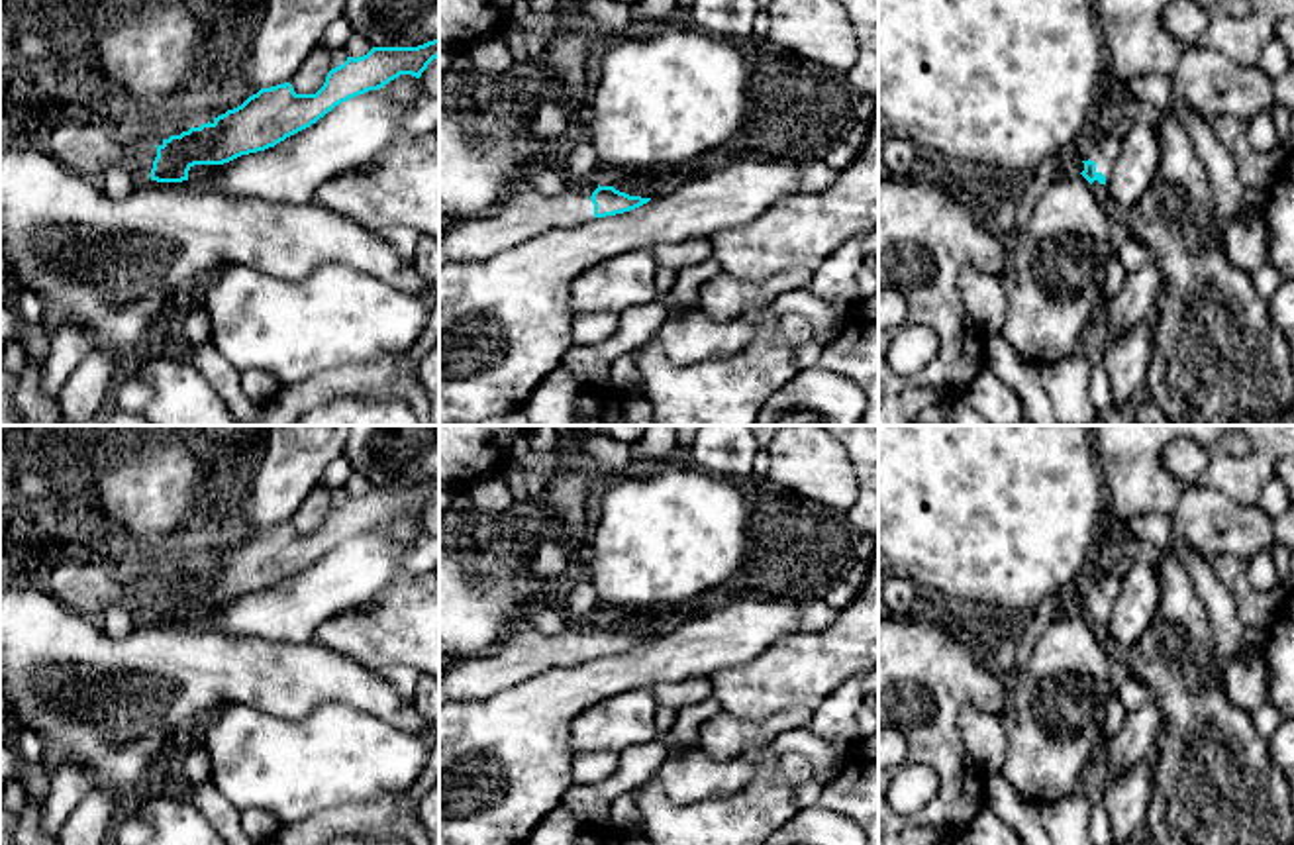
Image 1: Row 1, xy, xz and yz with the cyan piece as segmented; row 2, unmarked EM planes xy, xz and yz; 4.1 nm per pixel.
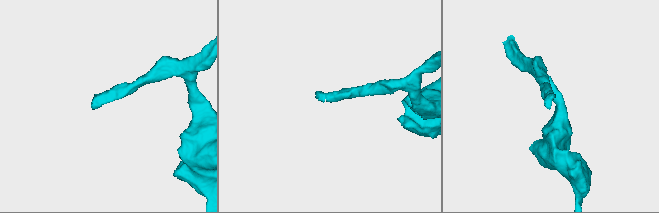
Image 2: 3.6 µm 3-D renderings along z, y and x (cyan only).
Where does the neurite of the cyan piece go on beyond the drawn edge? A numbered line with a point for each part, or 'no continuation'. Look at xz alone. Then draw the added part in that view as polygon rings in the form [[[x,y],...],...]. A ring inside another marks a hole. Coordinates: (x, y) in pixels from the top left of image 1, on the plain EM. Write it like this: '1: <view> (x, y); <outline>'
1: xz (524, 651); [[[520,621],[506,629],[504,639],[488,653],[473,659],[451,659],[445,674],[439,678],[439,704],[441,702],[467,702],[482,700],[506,688],[512,688],[539,672],[551,669],[571,669],[594,661],[592,631],[596,621],[571,625],[561,635],[545,635],[535,629],[531,621]]]

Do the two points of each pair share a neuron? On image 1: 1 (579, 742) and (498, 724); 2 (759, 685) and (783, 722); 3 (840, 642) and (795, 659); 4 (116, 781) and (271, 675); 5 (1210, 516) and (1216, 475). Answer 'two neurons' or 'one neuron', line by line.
1: two neurons
2: two neurons
3: one neuron
4: one neuron
5: two neurons

